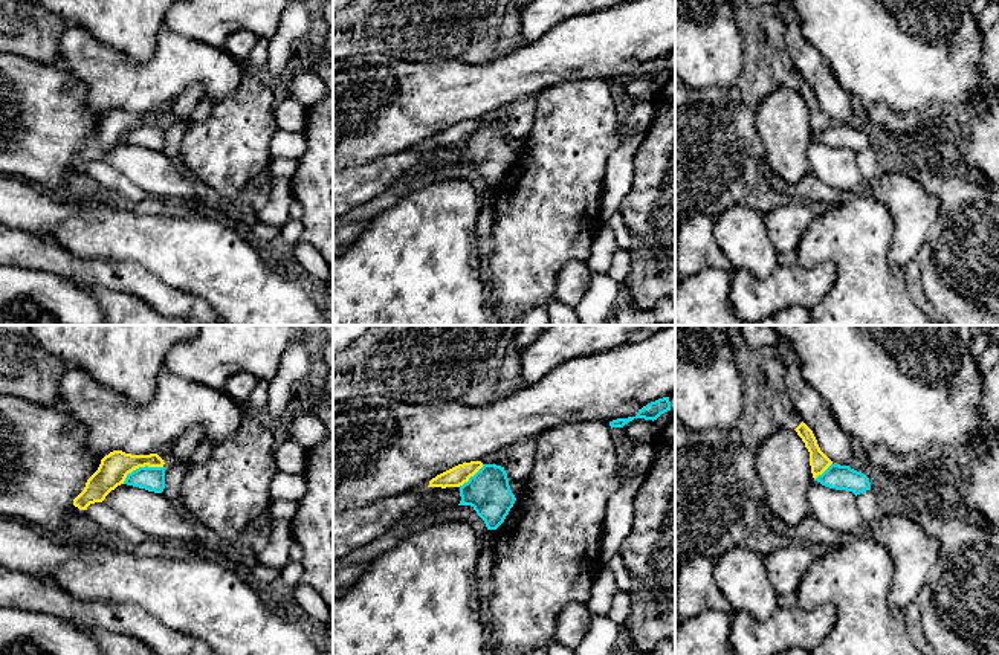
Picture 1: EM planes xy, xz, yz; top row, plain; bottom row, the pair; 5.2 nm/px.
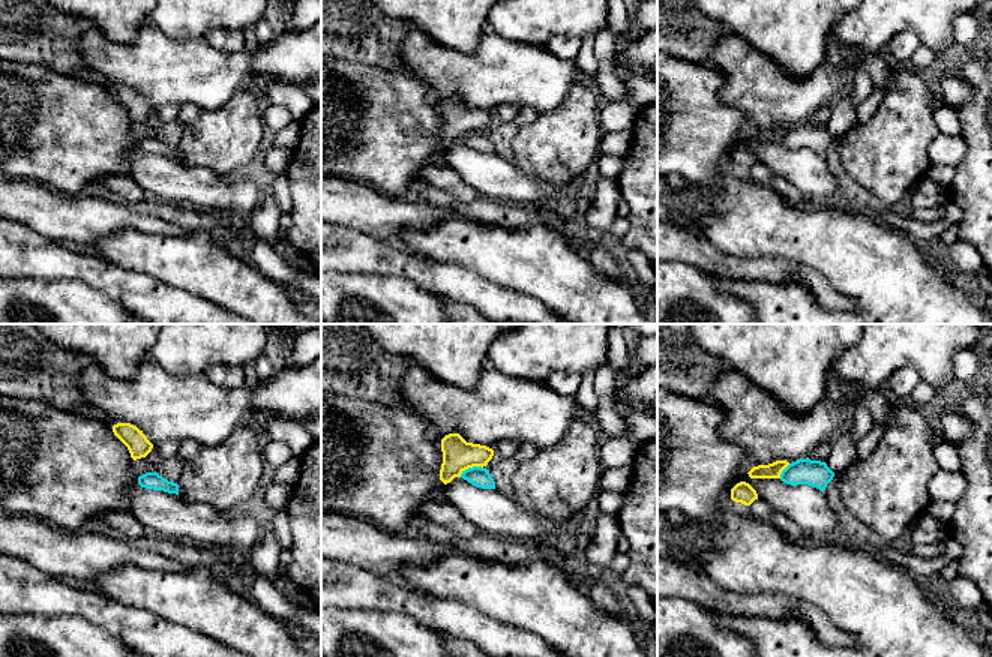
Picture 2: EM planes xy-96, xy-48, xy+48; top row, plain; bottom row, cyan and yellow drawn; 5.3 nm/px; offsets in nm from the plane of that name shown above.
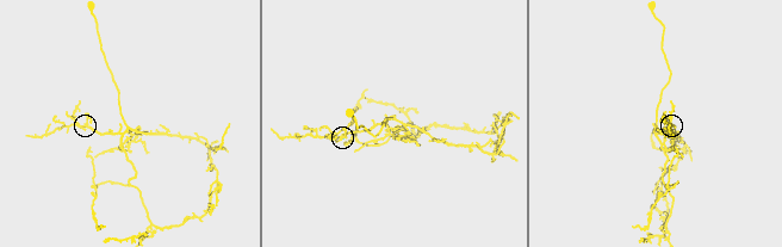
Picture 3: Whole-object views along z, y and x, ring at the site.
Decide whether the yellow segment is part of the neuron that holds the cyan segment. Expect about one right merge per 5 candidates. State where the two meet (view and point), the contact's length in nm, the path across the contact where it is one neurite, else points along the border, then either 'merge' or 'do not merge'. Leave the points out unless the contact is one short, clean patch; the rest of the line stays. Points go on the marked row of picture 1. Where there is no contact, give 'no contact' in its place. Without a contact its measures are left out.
meets cyan in xy at (141, 467); contact 240 nm long; border along xy (162, 466), (139, 466), (122, 483); do not merge

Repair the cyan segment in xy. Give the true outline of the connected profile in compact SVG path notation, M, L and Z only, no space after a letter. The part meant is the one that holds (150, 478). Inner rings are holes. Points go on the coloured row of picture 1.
M139 467L127 475L124 484L162 493L165 489L165 467Z

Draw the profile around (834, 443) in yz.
M793 354L785 356L787 394L802 421L813 431L820 450L832 464L848 466L852 460L854 440L843 432L828 403L802 377L802 365Z

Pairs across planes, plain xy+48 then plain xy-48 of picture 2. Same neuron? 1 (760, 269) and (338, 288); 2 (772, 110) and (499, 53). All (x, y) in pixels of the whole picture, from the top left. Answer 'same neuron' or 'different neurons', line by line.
1: different neurons
2: same neuron

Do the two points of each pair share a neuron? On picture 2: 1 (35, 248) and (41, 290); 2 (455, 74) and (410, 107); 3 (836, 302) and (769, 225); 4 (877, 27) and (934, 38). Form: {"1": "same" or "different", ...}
{"1": "different", "2": "different", "3": "different", "4": "same"}

